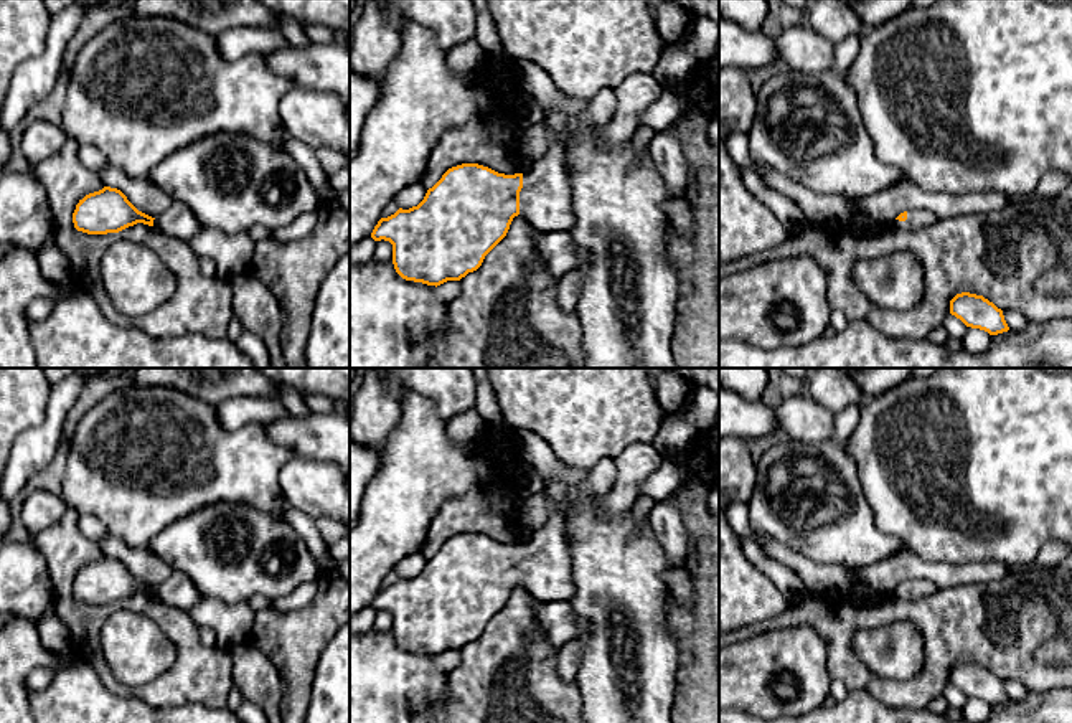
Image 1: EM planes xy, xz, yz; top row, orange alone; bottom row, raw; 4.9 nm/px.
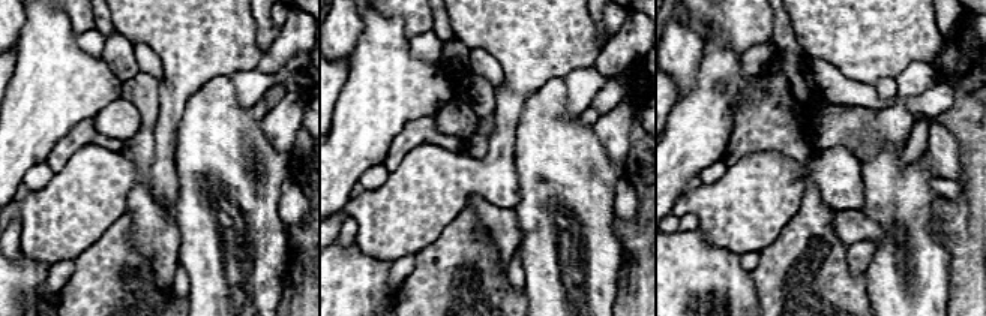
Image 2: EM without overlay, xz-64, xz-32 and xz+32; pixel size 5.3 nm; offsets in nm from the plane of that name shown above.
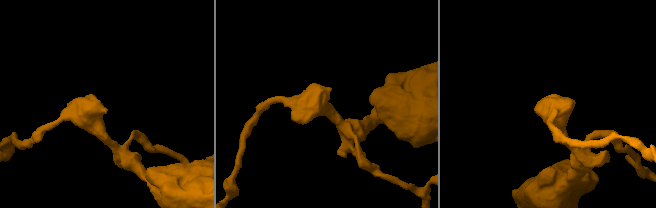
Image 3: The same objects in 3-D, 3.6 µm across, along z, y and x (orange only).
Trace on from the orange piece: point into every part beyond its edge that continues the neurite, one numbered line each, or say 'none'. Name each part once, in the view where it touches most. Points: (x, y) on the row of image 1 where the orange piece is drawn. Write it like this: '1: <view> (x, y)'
1: xz (545, 198)

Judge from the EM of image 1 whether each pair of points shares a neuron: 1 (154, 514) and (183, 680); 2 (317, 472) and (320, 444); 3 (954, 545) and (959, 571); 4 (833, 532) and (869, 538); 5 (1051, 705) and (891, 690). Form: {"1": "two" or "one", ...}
{"1": "two", "2": "two", "3": "two", "4": "one", "5": "two"}

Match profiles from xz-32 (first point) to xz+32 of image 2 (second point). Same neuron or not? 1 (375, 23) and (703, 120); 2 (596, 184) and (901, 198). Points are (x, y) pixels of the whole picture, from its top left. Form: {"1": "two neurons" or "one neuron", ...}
{"1": "one neuron", "2": "one neuron"}

